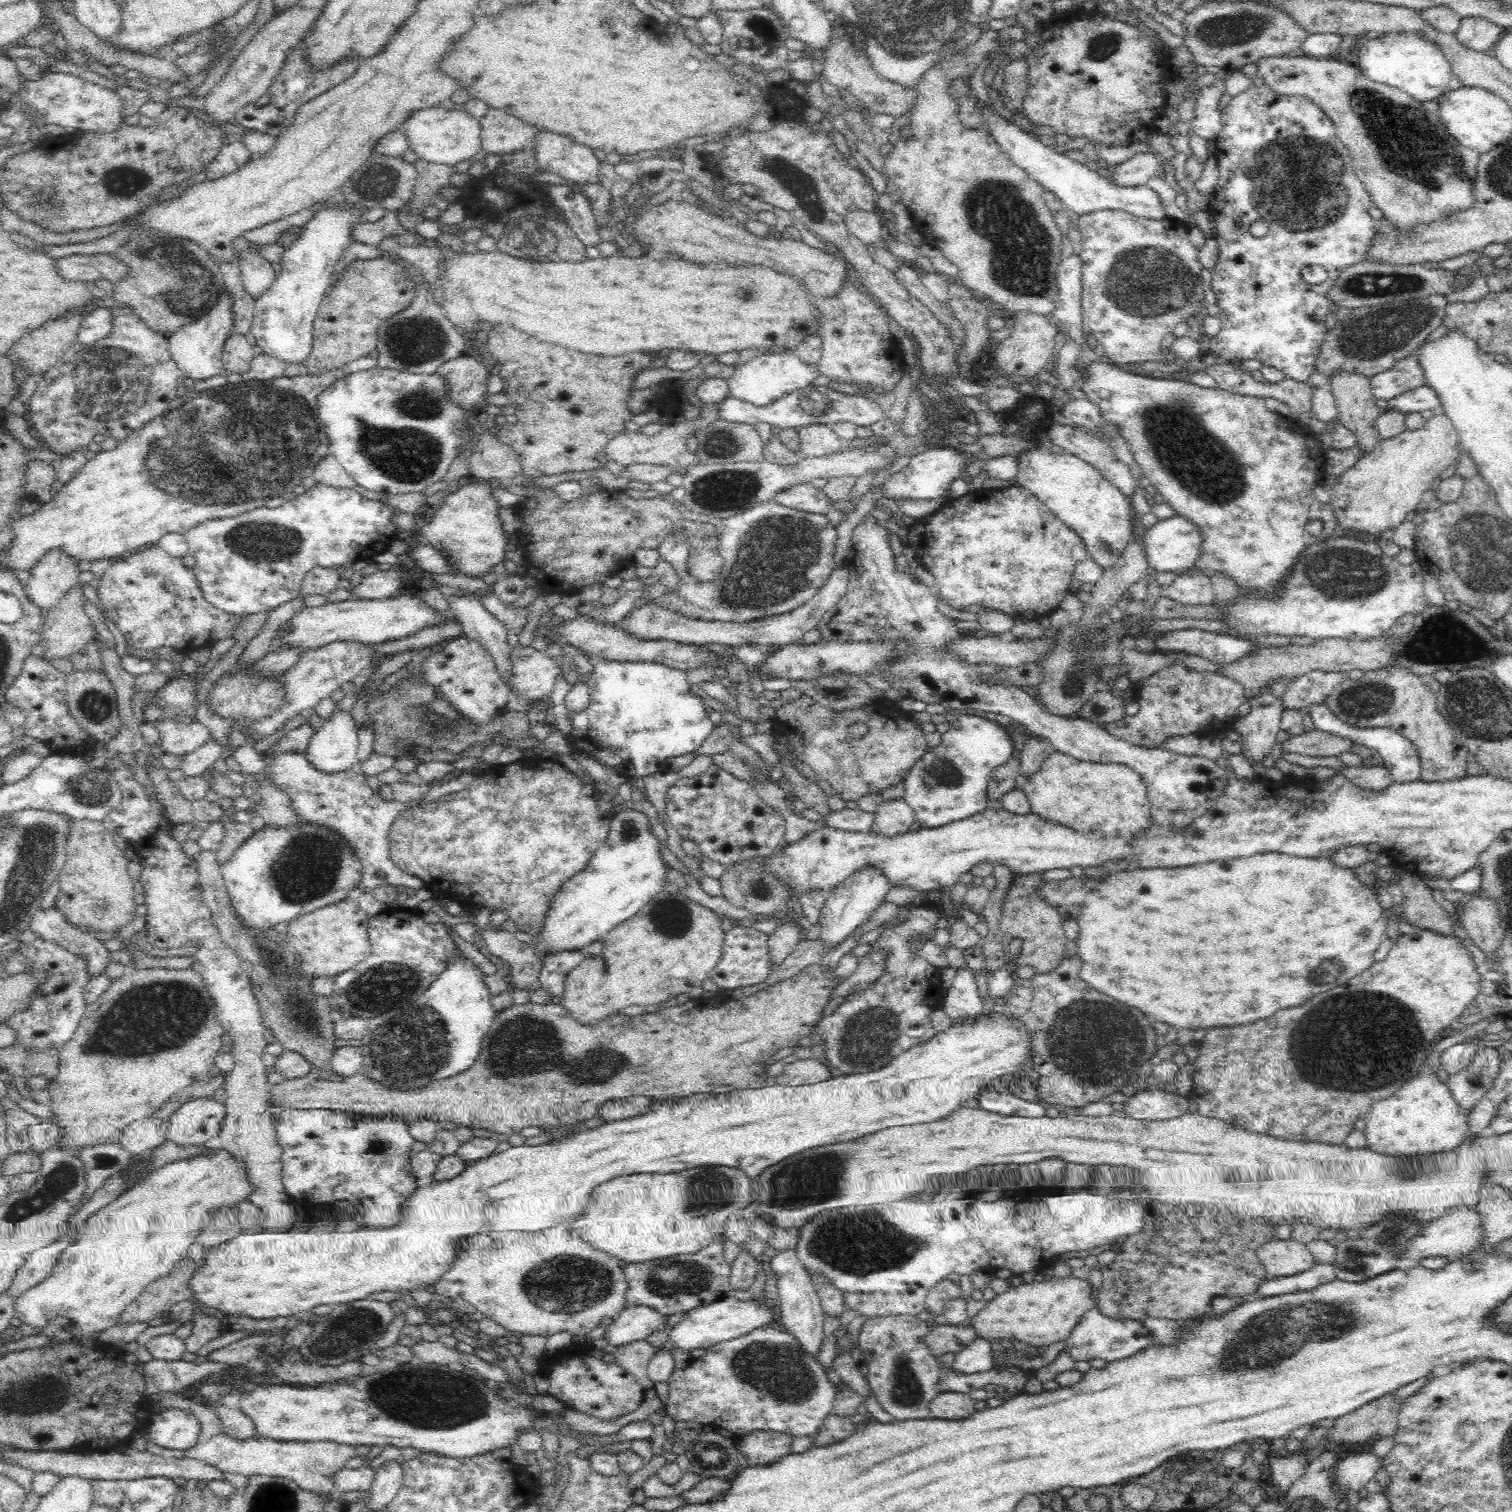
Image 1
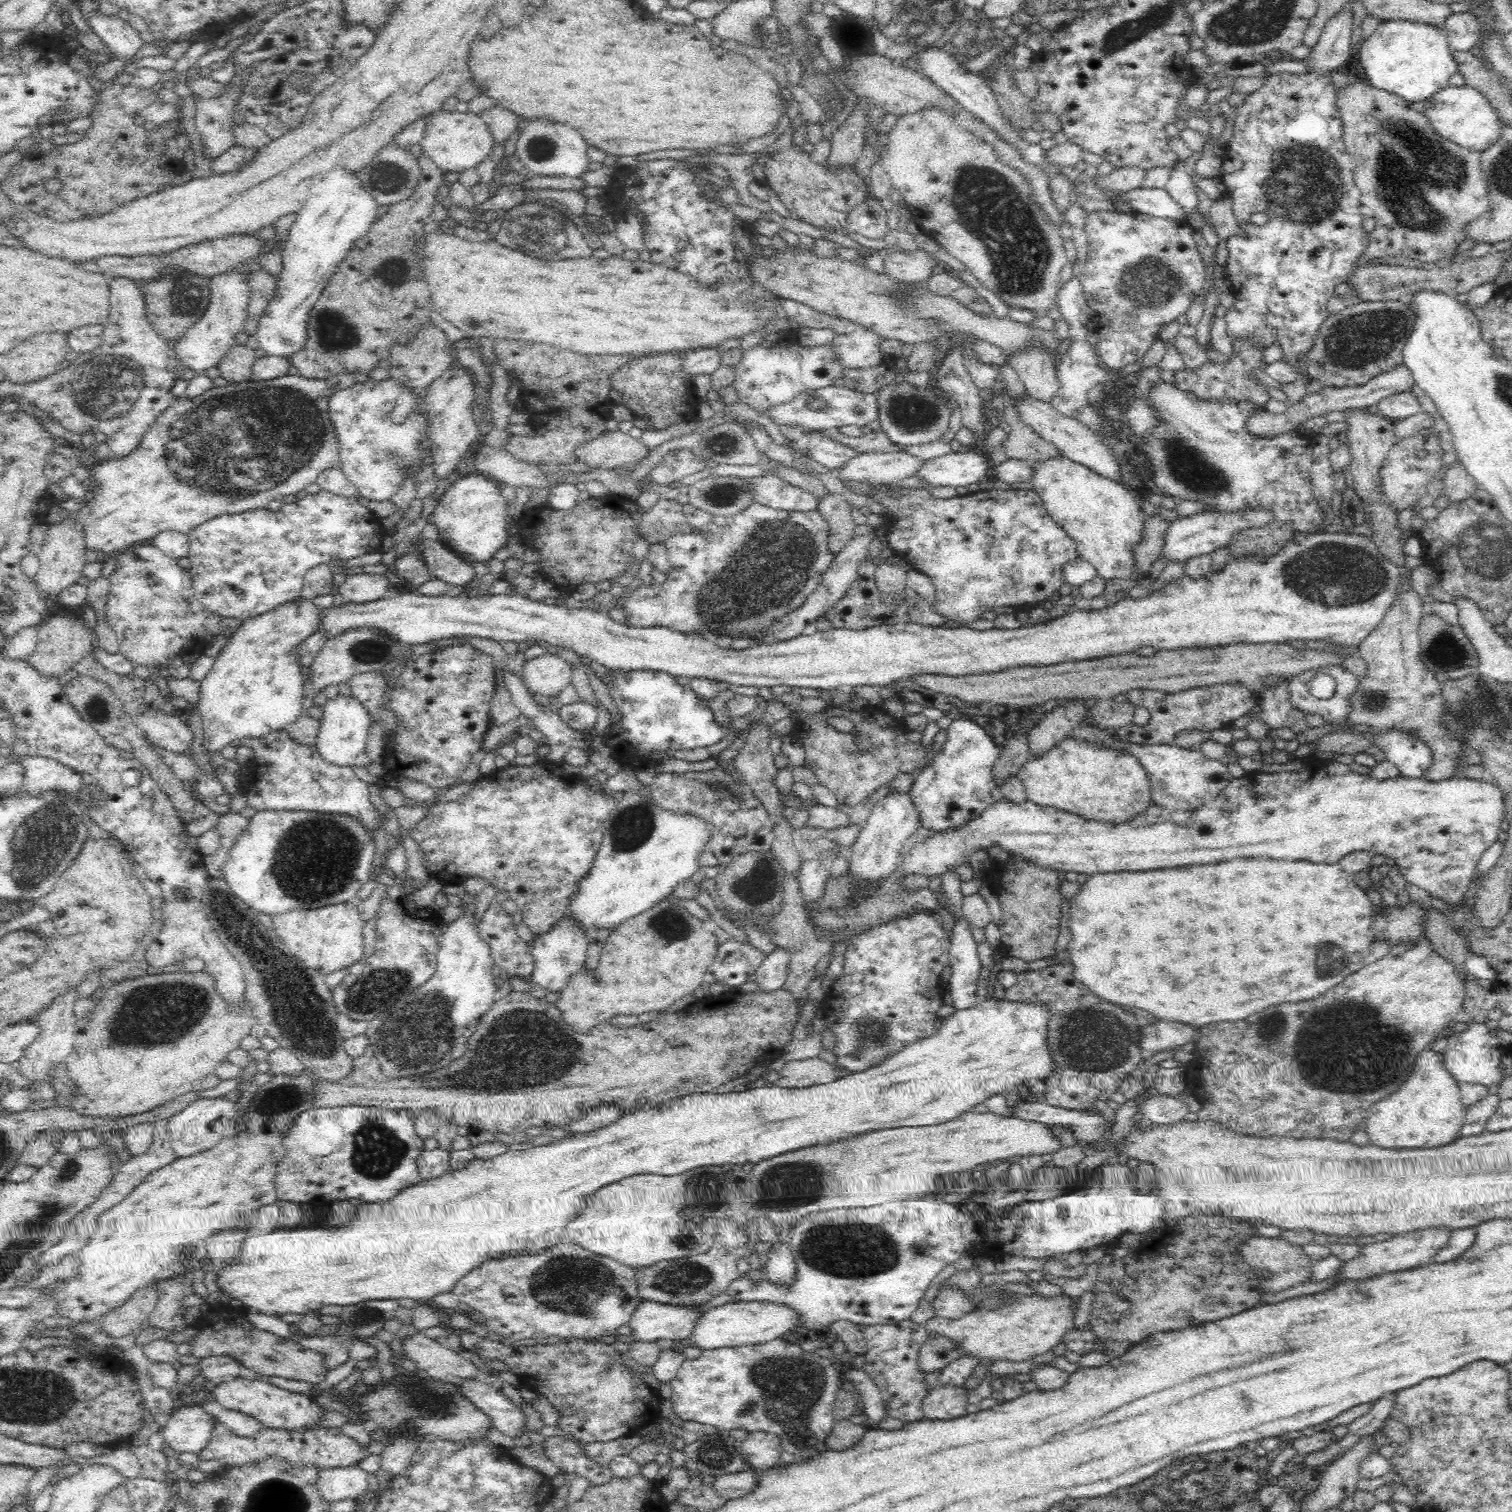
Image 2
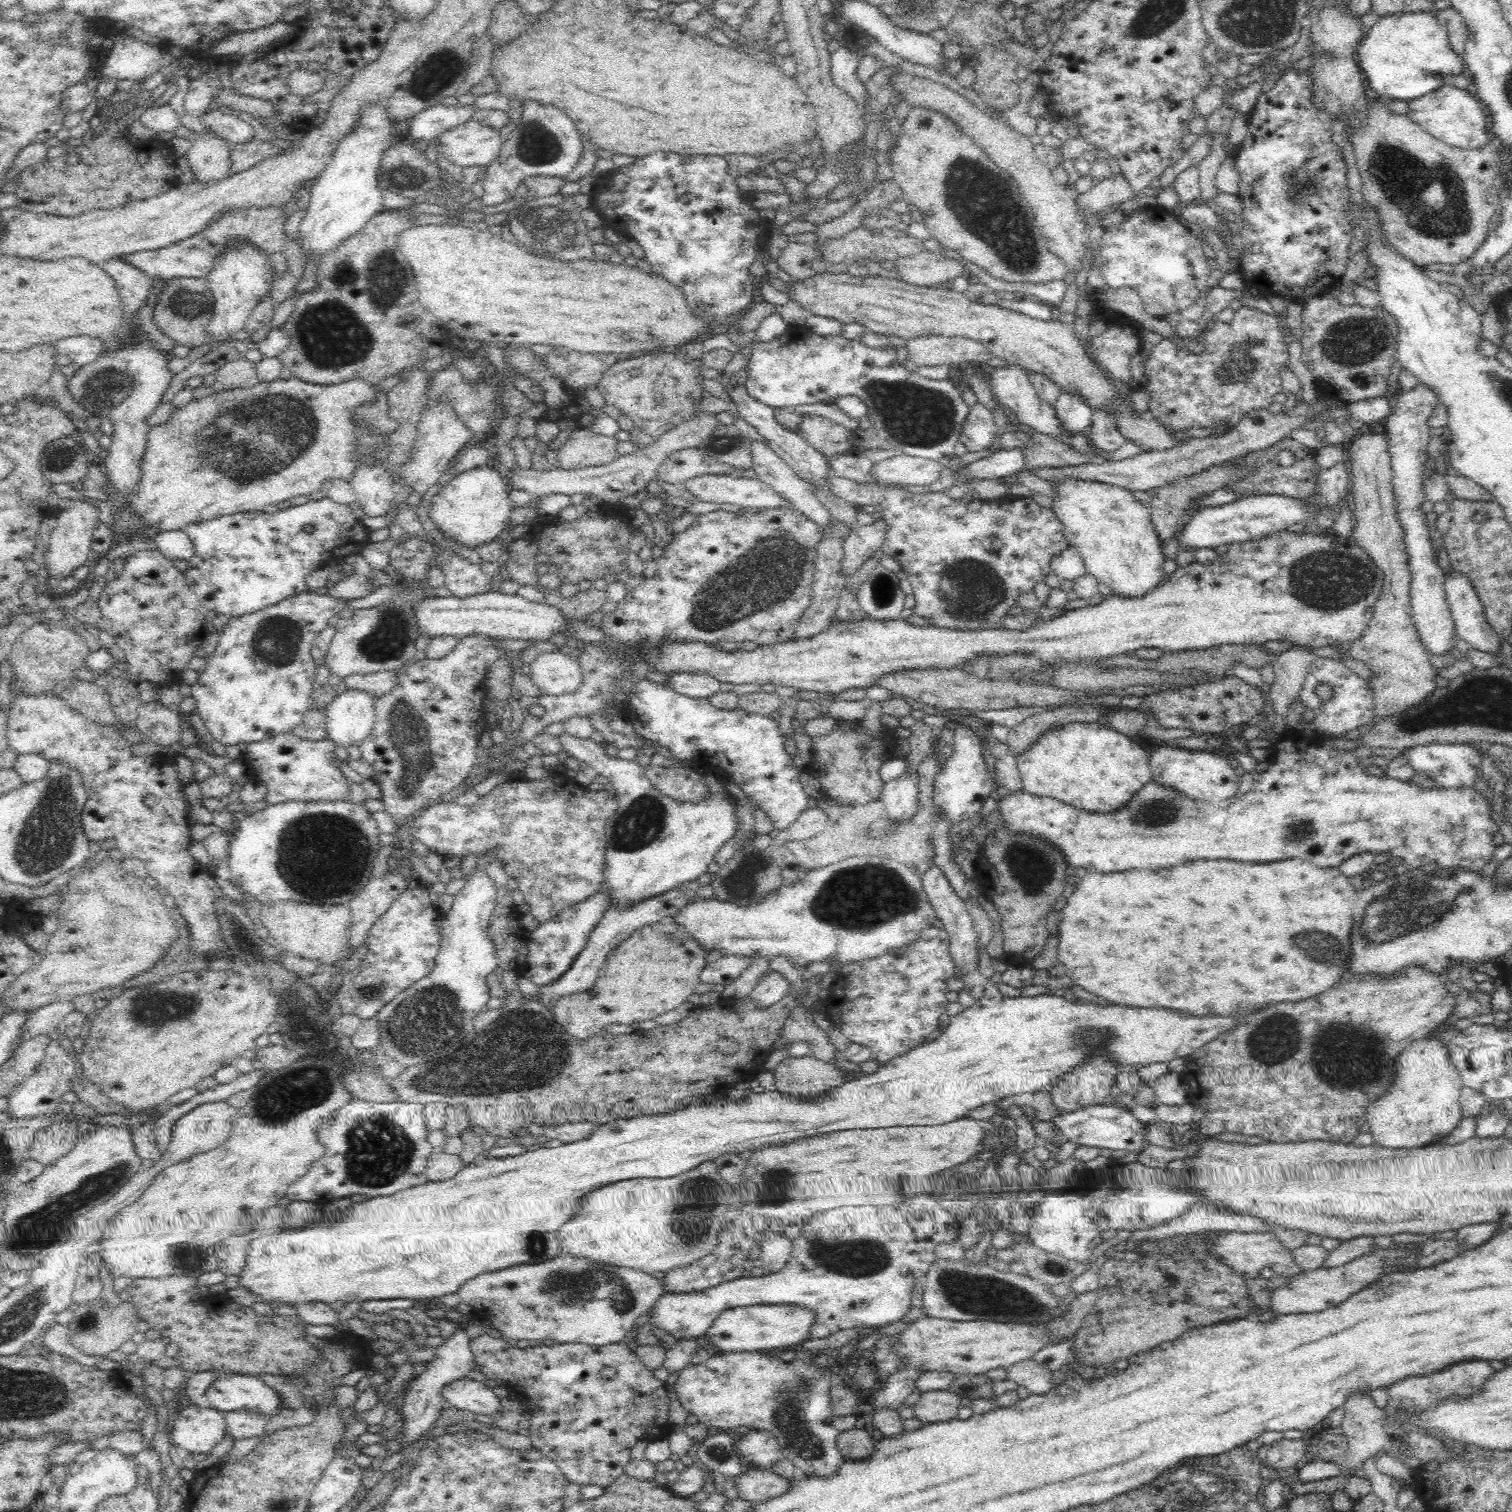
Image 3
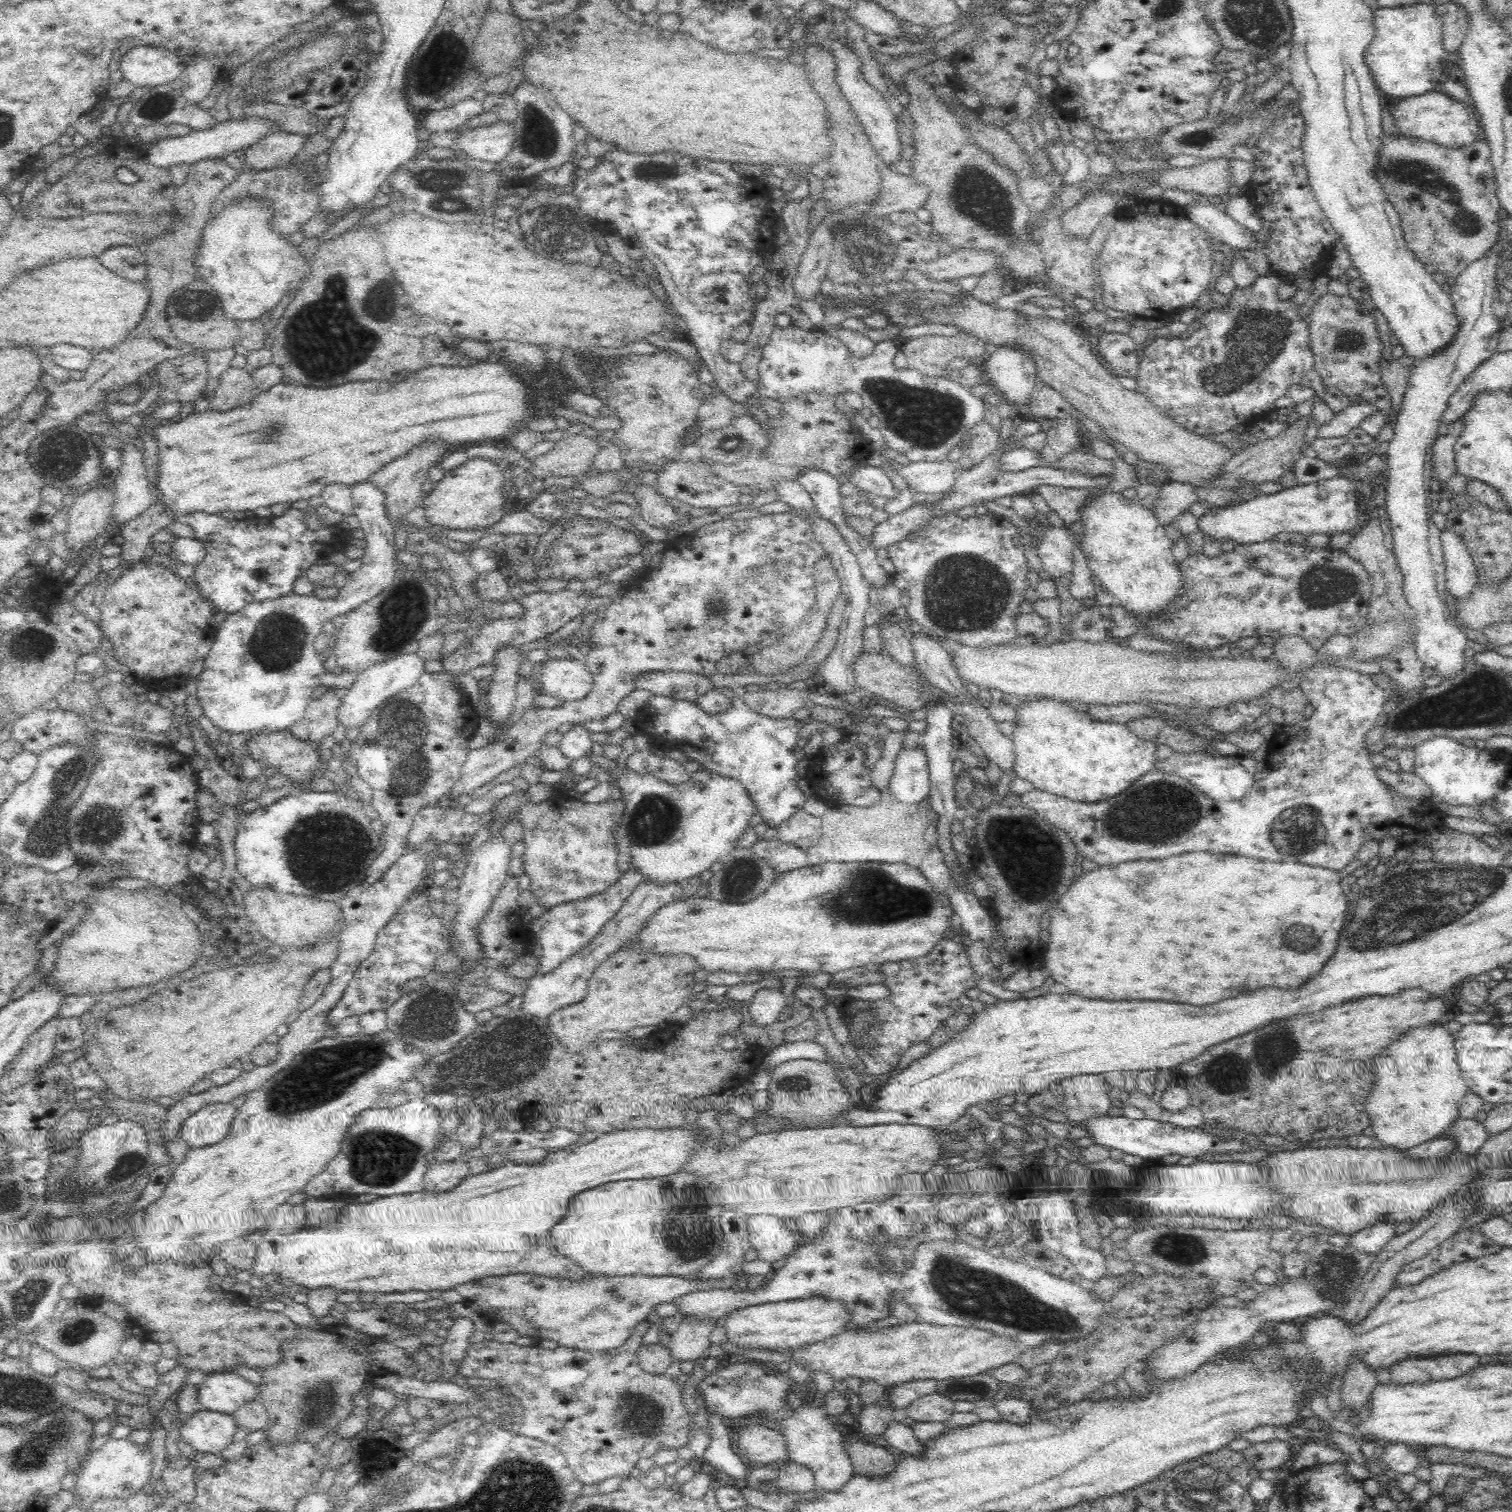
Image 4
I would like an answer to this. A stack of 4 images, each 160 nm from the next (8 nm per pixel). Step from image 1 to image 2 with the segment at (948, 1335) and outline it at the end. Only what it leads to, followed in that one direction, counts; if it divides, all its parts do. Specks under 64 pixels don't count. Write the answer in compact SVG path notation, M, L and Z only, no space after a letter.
M930 1335L918 1352L918 1369L924 1374L939 1371L959 1357L958 1343L940 1335Z

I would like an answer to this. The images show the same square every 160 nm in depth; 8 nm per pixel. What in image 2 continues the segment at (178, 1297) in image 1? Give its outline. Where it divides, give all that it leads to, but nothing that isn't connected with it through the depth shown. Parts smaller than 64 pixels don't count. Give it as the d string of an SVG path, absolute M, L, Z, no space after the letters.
M152 1284L140 1287L124 1305L110 1310L100 1320L96 1320L96 1326L112 1338L122 1338L134 1333L148 1320L147 1317L156 1307L158 1298L158 1291Z

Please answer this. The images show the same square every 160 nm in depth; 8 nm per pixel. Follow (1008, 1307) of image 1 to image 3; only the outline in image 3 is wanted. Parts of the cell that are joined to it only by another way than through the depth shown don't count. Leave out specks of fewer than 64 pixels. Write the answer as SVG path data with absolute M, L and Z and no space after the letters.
M924 1318L908 1323L892 1344L896 1355L896 1371L914 1367L920 1372L944 1371L953 1375L981 1375L995 1368L1007 1369L1020 1360L1028 1360L1048 1345L1048 1332L1043 1324L1000 1323L988 1320L956 1322Z

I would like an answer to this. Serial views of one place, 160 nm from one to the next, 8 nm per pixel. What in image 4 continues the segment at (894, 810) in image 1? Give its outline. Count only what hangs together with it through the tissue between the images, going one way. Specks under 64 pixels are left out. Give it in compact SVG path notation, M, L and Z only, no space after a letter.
M924 746L902 749L889 780L888 795L904 804L920 802L930 792L928 757Z

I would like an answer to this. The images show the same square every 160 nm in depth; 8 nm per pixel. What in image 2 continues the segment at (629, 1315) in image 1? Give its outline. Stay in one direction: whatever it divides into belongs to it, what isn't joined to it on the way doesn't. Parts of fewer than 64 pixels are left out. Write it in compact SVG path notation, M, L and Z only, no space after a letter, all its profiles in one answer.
M642 1301L629 1322L632 1335L637 1341L686 1340L692 1336L698 1319L704 1316L699 1307Z

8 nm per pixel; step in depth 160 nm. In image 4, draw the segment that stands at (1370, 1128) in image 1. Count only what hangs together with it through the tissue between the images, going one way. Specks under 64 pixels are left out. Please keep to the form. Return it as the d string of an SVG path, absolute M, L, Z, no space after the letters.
M1442 1023L1412 1028L1376 1056L1372 1068L1378 1084L1384 1086L1378 1086L1376 1094L1369 1091L1366 1106L1373 1134L1385 1146L1402 1151L1428 1142L1459 1118L1457 1102L1469 1090L1457 1063L1454 1041L1454 1032Z

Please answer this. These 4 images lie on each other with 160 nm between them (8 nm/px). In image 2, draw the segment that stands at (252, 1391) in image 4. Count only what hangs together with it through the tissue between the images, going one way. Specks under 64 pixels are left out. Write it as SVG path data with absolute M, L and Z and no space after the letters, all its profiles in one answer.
M246 1374L226 1378L216 1383L211 1390L216 1403L226 1410L235 1410L257 1418L266 1428L300 1431L303 1426L314 1423L321 1415L322 1408L316 1405L318 1395L310 1396L280 1389L267 1381L254 1379Z

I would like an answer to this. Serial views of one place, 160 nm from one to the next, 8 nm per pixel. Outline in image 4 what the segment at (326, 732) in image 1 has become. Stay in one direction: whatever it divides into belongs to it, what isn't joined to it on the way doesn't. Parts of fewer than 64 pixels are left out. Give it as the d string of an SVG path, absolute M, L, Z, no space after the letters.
M412 652L398 654L392 660L376 662L368 666L364 672L353 675L352 686L348 689L348 694L342 698L342 706L338 708L340 726L344 726L346 730L357 726L362 728L376 708L396 694L414 686L425 670L425 659L418 652Z

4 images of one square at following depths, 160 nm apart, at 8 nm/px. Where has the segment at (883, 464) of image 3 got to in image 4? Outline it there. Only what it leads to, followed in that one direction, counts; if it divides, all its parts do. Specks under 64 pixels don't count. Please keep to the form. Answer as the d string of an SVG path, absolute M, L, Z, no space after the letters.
M948 459L937 463L910 461L908 465L901 465L897 473L914 493L939 495L948 494L959 475L957 465Z

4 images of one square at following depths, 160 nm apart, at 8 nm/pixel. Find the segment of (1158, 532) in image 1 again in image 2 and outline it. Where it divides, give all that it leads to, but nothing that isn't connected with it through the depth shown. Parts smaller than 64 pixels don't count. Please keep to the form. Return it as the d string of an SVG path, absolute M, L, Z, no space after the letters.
M1244 508L1238 512L1222 512L1221 510L1203 510L1189 517L1180 517L1170 522L1165 534L1163 556L1168 560L1186 562L1200 554L1211 554L1222 546L1227 546L1231 538L1240 531L1249 528L1262 528L1274 520L1274 515L1269 510L1257 508Z

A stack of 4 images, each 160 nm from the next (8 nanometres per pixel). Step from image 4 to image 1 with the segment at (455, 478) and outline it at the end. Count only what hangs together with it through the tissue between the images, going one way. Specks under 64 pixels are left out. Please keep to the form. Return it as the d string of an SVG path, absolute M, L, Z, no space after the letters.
M476 480L461 486L446 496L440 508L436 510L432 521L422 529L416 529L415 535L435 546L456 573L476 576L492 571L492 567L504 560L510 537L502 526L499 508L493 496L495 483Z

